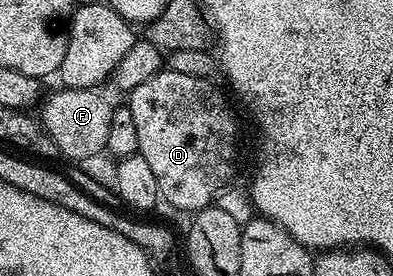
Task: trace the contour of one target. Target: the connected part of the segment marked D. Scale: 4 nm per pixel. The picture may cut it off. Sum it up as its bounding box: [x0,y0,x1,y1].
[127,69,237,213]

